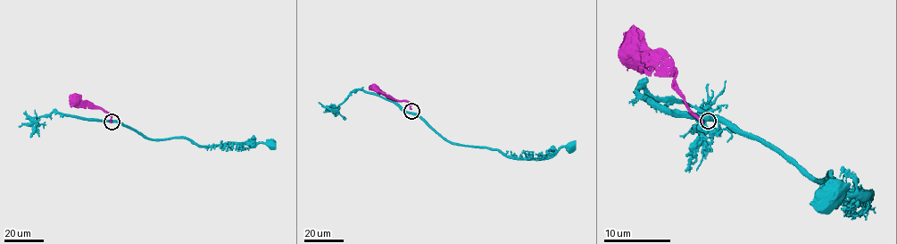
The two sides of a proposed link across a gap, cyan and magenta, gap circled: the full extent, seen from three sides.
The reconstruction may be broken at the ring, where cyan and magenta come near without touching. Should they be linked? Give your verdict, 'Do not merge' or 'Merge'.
Do not merge

